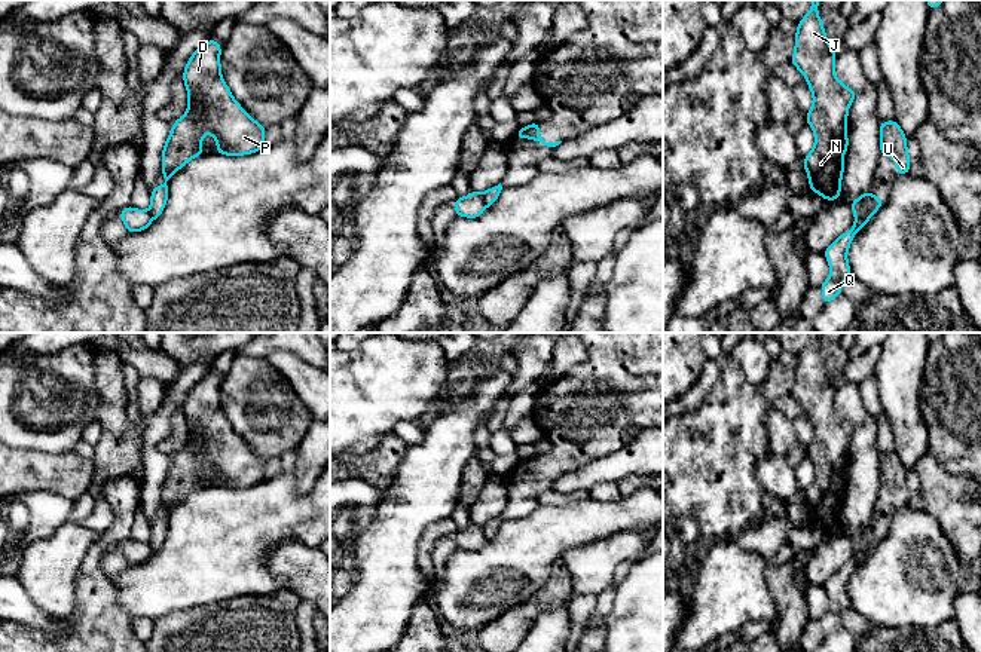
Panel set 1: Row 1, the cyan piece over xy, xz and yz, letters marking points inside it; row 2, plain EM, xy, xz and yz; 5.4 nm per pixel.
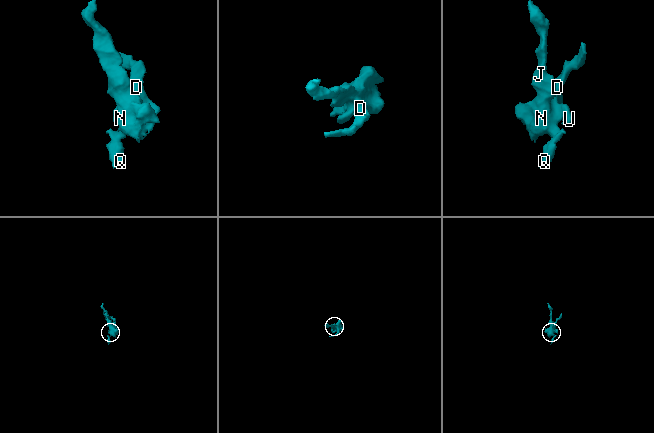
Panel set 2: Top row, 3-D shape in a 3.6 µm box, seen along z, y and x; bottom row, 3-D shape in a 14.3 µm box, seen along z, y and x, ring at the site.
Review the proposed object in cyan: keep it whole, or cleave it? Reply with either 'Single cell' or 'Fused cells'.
Fused cells

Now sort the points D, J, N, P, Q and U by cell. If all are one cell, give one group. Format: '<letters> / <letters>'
D J N P U / Q

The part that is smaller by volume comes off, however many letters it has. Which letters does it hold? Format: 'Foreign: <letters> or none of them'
Foreign: Q

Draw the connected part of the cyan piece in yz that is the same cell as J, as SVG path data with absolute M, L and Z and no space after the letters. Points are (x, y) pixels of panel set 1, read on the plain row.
M820 333L798 355L795 383L791 392L813 426L813 440L806 447L815 465L815 480L804 490L810 523L826 533L837 533L844 503L843 489L849 480L847 444L858 425L844 419L834 405L834 380L828 376L818 346Z

